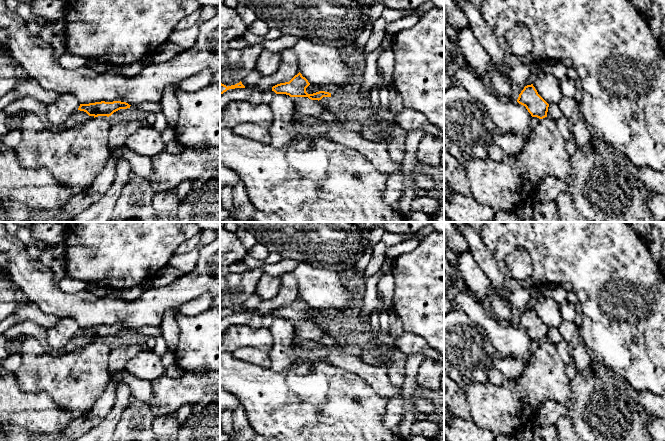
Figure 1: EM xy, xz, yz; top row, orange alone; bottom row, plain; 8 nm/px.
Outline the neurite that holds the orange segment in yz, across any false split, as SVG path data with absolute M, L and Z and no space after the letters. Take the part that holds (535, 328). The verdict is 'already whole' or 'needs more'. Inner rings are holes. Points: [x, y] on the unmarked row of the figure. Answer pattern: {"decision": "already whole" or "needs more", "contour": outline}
{"decision": "already whole", "contour": "M533 308L524 311L517 326L525 330L532 341L539 343L547 341L549 328L538 318Z"}

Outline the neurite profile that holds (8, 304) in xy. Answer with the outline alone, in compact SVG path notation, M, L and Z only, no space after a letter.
M0 267L0 322L16 310L31 304L30 300L23 303L17 302L16 287L7 270Z

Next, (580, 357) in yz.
M579 342L578 344L574 345L573 349L571 350L572 361L574 362L574 365L578 371L585 369L593 363L587 349L588 348L583 342Z

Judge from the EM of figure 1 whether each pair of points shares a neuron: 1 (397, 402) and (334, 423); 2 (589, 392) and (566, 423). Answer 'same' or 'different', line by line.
1: different
2: different

